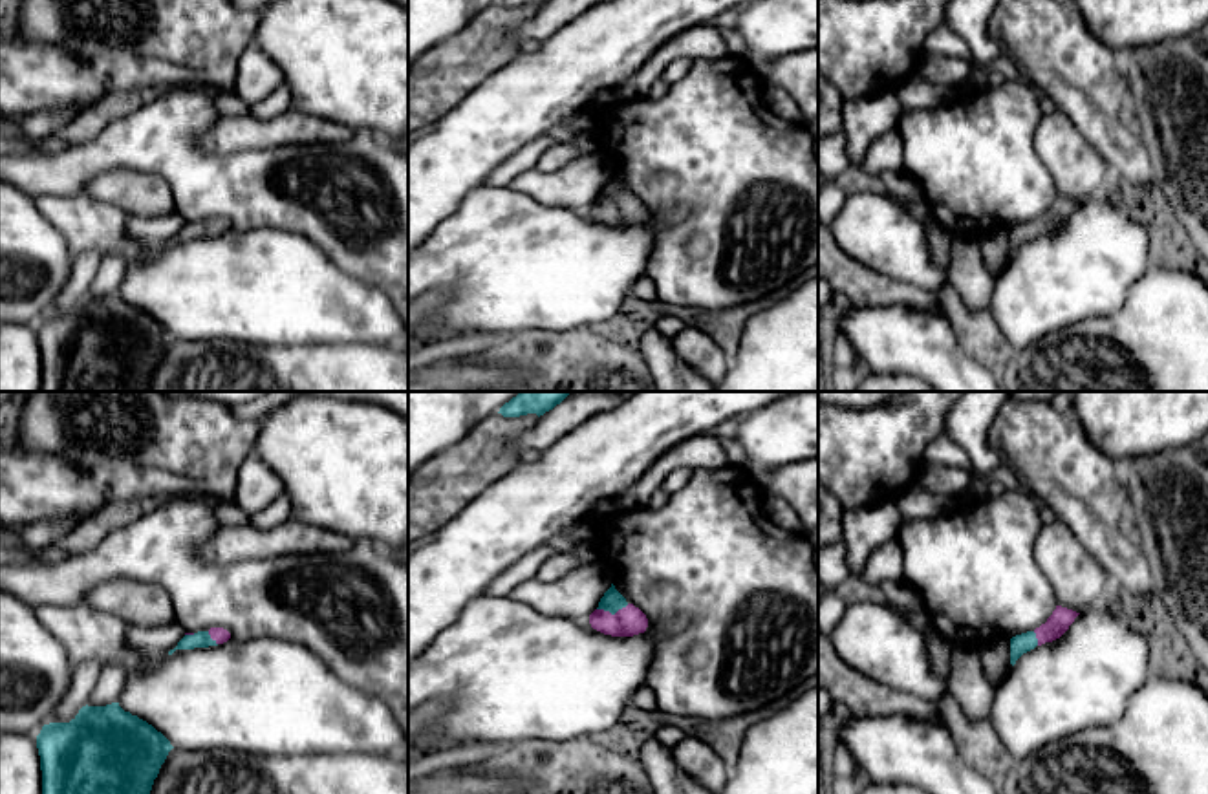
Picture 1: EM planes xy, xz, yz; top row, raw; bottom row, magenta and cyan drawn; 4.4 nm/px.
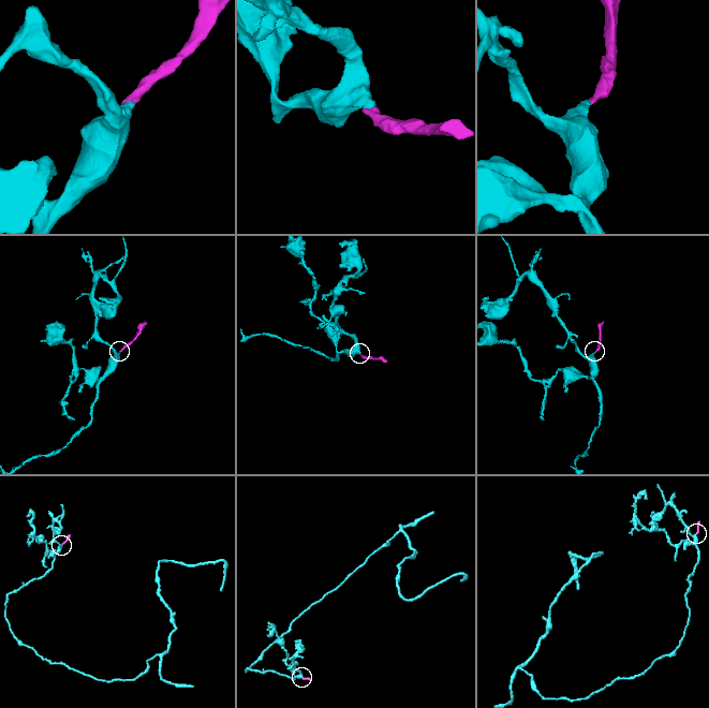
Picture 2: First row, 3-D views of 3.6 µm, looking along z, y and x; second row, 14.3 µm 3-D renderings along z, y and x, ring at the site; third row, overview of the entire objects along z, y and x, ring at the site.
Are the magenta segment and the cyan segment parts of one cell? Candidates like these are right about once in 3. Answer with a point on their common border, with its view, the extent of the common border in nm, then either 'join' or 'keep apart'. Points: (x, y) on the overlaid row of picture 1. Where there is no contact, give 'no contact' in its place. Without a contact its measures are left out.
meets magenta in xz at (610, 613); contact 150 nm long; join

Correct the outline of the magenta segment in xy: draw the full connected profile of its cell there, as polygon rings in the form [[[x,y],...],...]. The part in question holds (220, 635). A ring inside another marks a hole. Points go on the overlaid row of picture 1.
[[[210,628],[209,631],[185,633],[185,637],[178,642],[174,649],[168,651],[168,655],[172,655],[176,649],[218,646],[227,642],[229,638],[231,633],[223,628]]]

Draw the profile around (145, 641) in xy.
[[[178,622],[159,628],[130,624],[126,644],[143,657],[156,657],[174,649],[185,633],[187,631]]]

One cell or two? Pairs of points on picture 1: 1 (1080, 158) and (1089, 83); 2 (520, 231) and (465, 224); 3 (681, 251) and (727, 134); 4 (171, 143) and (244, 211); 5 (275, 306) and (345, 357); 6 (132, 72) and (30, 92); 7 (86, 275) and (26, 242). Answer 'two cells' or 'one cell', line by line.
1: two cells
2: one cell
3: one cell
4: one cell
5: two cells
6: two cells
7: two cells

